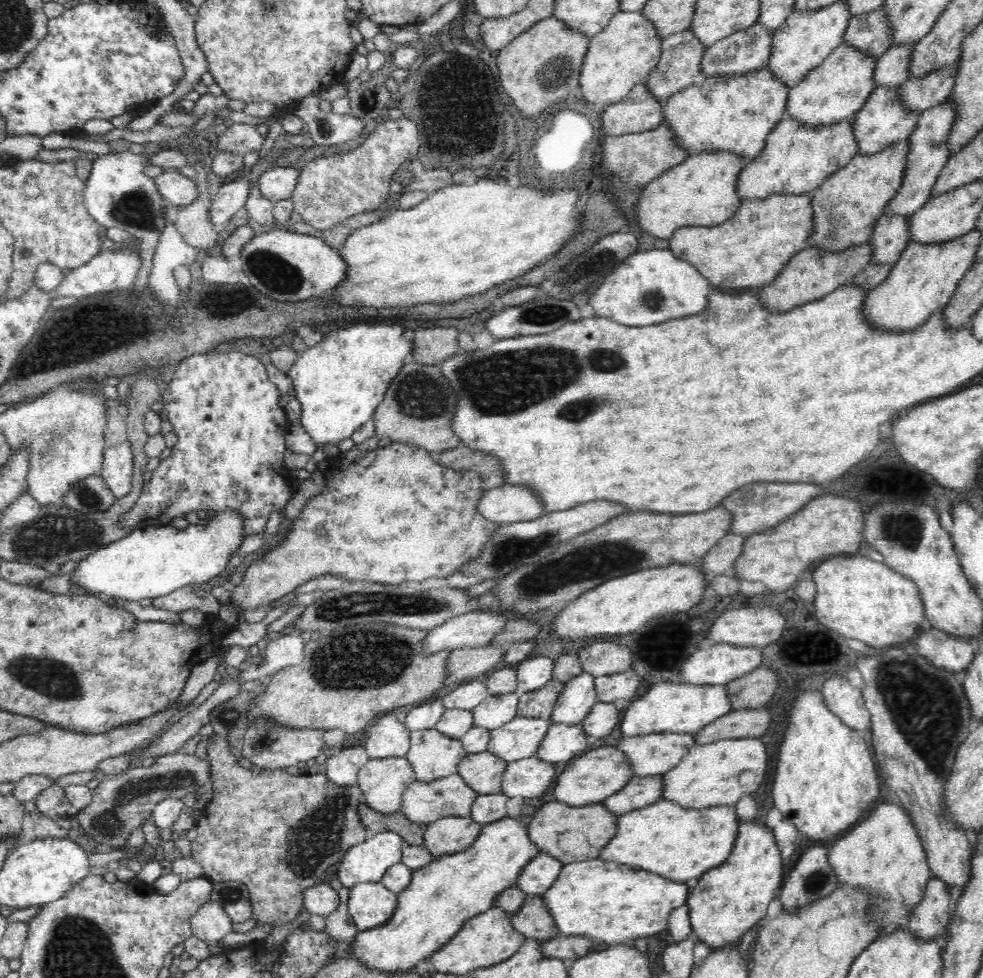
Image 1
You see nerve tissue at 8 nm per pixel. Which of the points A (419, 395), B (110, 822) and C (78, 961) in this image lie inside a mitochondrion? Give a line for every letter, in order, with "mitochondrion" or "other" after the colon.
A: mitochondrion
B: mitochondrion
C: mitochondrion

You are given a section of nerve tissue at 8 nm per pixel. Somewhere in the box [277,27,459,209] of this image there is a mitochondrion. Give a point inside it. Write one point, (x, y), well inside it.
(367, 101)

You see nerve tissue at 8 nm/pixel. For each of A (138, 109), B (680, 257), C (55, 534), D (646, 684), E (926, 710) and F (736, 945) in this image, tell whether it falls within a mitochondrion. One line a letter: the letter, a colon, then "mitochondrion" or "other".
A: other
B: other
C: mitochondrion
D: other
E: mitochondrion
F: other

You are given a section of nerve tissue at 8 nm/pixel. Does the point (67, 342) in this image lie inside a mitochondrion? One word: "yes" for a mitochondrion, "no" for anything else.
yes

